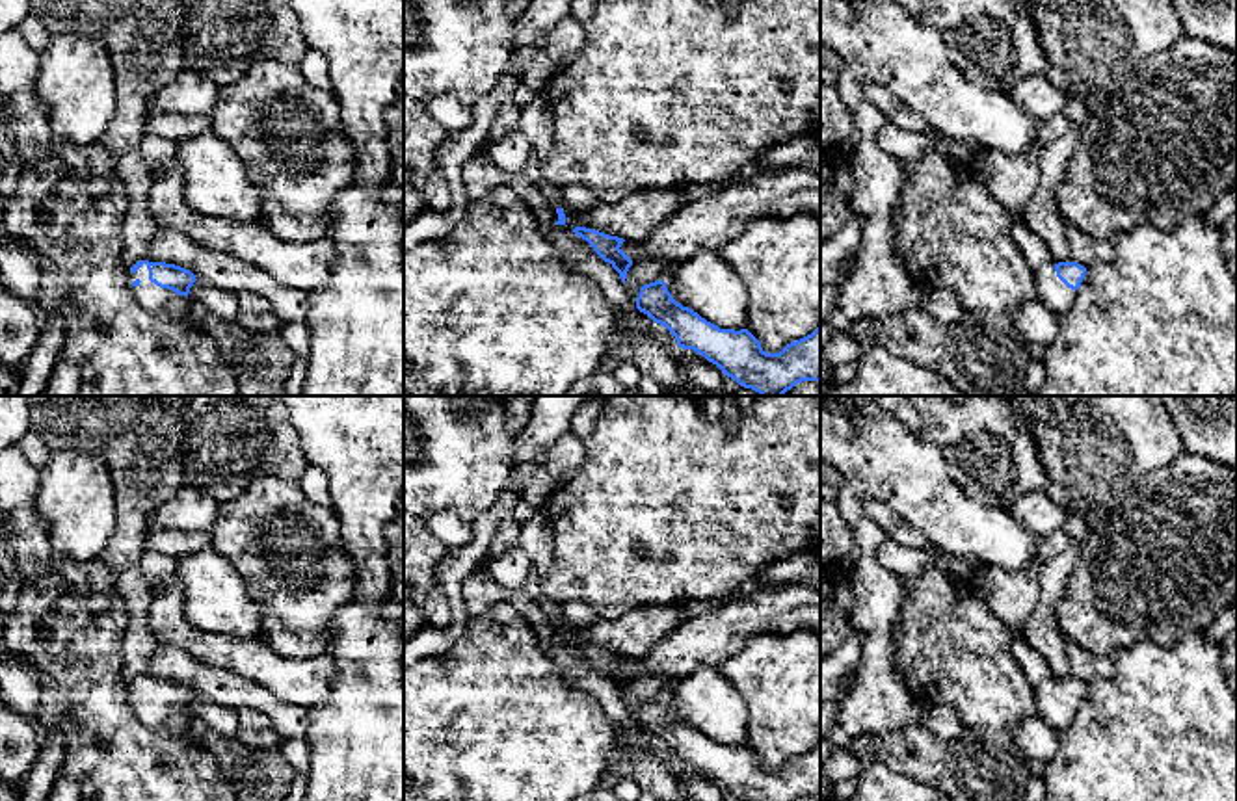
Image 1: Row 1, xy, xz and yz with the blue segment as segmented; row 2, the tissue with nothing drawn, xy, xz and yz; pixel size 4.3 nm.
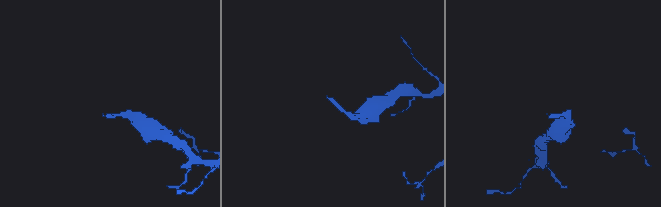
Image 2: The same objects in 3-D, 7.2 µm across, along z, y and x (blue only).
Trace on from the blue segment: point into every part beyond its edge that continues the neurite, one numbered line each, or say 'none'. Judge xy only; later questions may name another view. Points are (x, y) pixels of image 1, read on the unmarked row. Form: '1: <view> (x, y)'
1: xy (153, 714)

